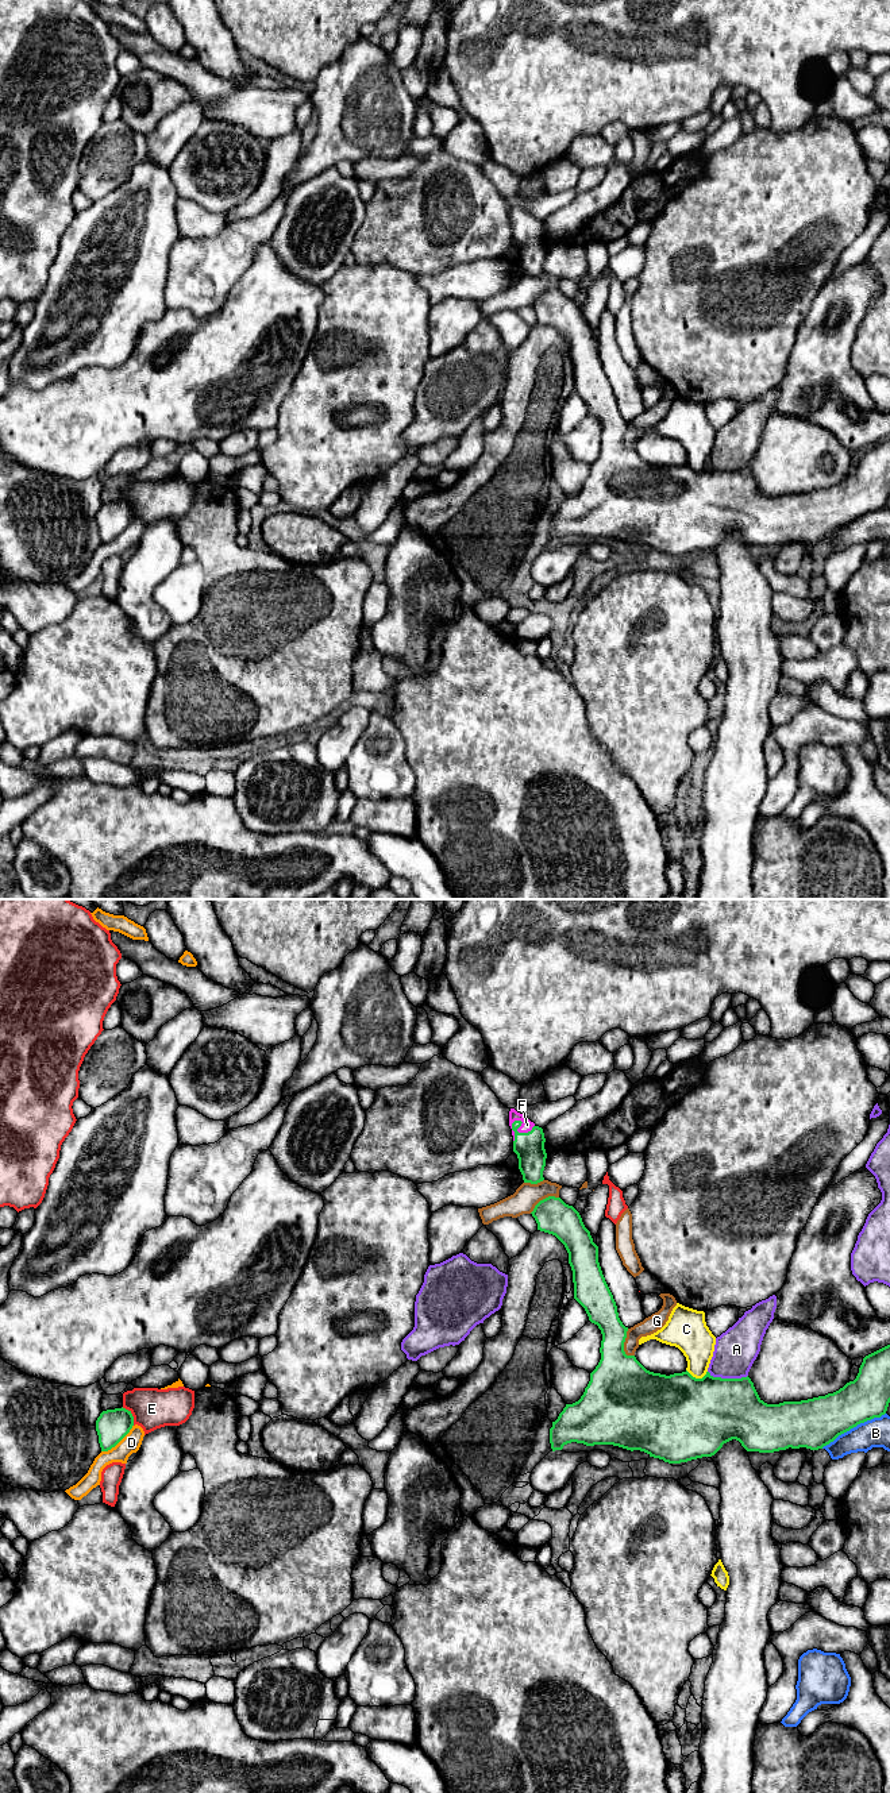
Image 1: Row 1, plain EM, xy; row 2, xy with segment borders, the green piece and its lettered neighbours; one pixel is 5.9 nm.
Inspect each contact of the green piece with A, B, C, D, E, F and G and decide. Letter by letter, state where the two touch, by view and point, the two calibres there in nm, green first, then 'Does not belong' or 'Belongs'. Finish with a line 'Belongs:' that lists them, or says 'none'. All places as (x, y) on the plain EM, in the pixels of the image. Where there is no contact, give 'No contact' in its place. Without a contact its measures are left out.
A: Touches green at xy (728, 471). Thickness 420 nm (green) against 260 nm. Does not belong
B: Touches green at xy (852, 520). Thickness 300 nm (green) against 170 nm. Does not belong
C: Touches green at xy (697, 471). Thickness 500 nm (green) against 220 nm. Does not belong
D: Touches green at xy (118, 535). Thickness 190 nm (green) against 110 nm. Does not belong
E: Touches green at xy (131, 508). Thickness 190 nm (green) against 240 nm. Does not belong
F: Touches green at xy (520, 226). Thickness 180 nm (green) against 70 nm. Belongs
G: Touches green at xy (623, 438). Thickness 380 nm (green) against 100 nm. Does not belong
Belongs: F

